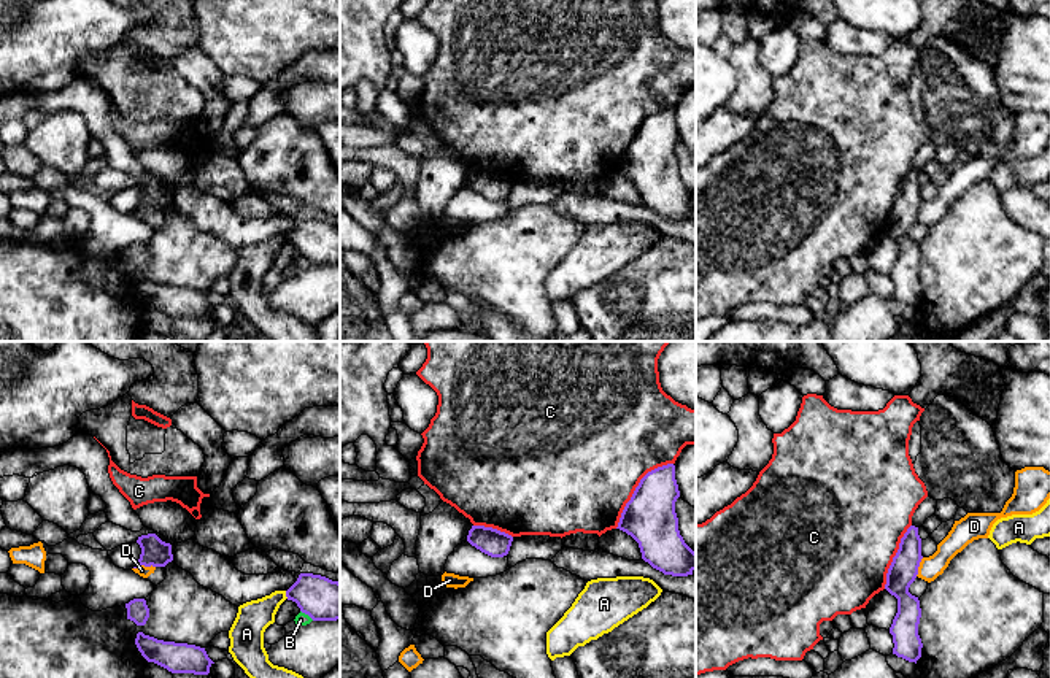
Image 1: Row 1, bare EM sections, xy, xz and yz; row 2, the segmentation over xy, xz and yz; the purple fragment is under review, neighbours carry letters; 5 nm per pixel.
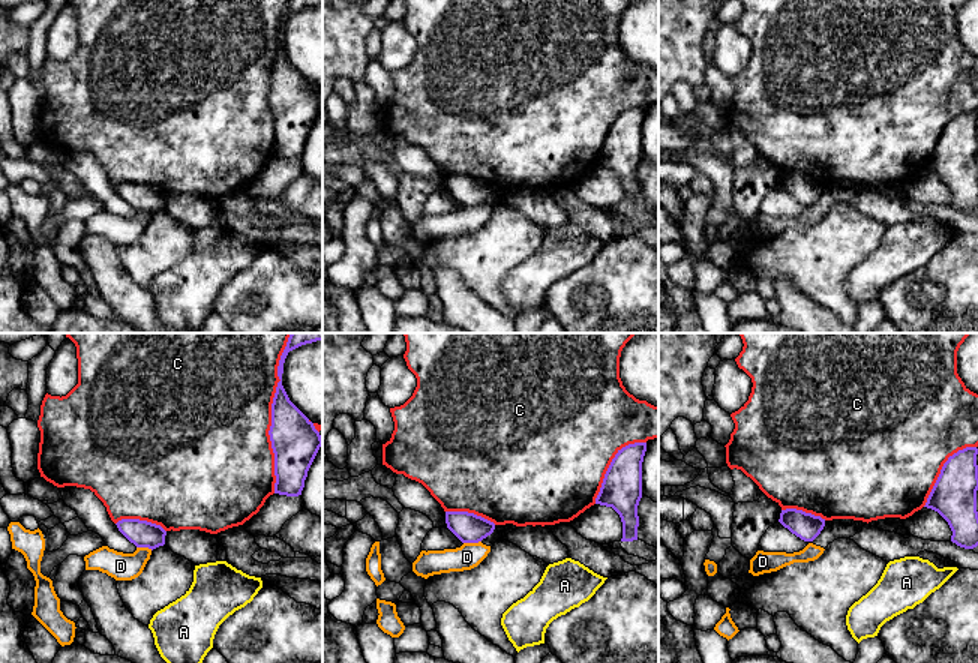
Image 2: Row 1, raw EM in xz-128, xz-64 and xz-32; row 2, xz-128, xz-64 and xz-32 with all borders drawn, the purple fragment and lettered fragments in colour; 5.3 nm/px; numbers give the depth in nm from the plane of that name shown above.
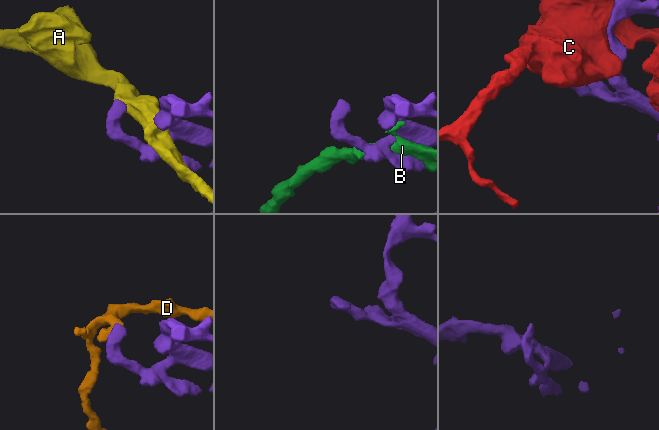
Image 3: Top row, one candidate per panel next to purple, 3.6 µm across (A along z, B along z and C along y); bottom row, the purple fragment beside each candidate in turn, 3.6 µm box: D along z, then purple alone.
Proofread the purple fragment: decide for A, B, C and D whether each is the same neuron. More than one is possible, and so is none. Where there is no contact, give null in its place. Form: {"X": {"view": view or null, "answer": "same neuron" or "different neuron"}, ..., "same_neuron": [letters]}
{"A": {"view": "xy", "answer": "different neuron"}, "B": {"view": "xy", "answer": "different neuron"}, "C": {"view": "xz", "answer": "different neuron"}, "D": {"view": "xy", "answer": "different neuron"}, "same_neuron": []}

